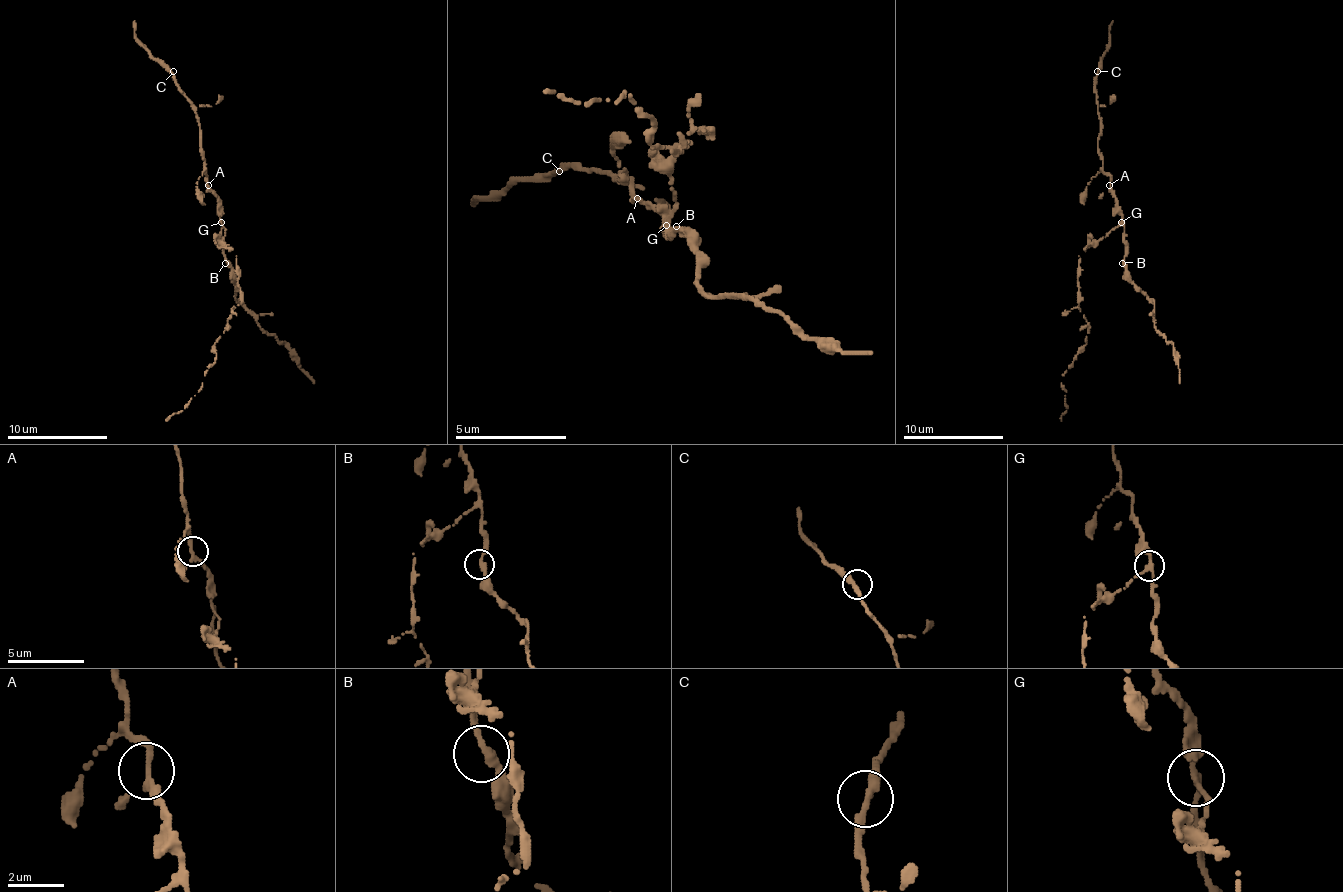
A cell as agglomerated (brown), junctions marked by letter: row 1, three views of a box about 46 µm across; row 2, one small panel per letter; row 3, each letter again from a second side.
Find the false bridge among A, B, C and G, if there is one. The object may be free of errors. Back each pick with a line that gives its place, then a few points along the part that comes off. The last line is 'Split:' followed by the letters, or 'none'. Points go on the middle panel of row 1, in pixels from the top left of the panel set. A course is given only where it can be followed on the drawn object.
G: Place: (666, 225). Course of the part to remove: (665, 226), (670, 165), (709, 132), (653, 148), (631, 93), (542, 93)
Split: G

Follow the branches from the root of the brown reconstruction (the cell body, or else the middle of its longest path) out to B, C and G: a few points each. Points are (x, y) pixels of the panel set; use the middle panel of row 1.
B: (670, 187), (676, 193), (676, 209), (665, 232), (676, 232), (676, 226)
C: (670, 187), (676, 209), (665, 226), (631, 193), (620, 171), (620, 176), (576, 165), (559, 171)
G: (670, 187), (676, 193), (676, 209), (665, 226)

